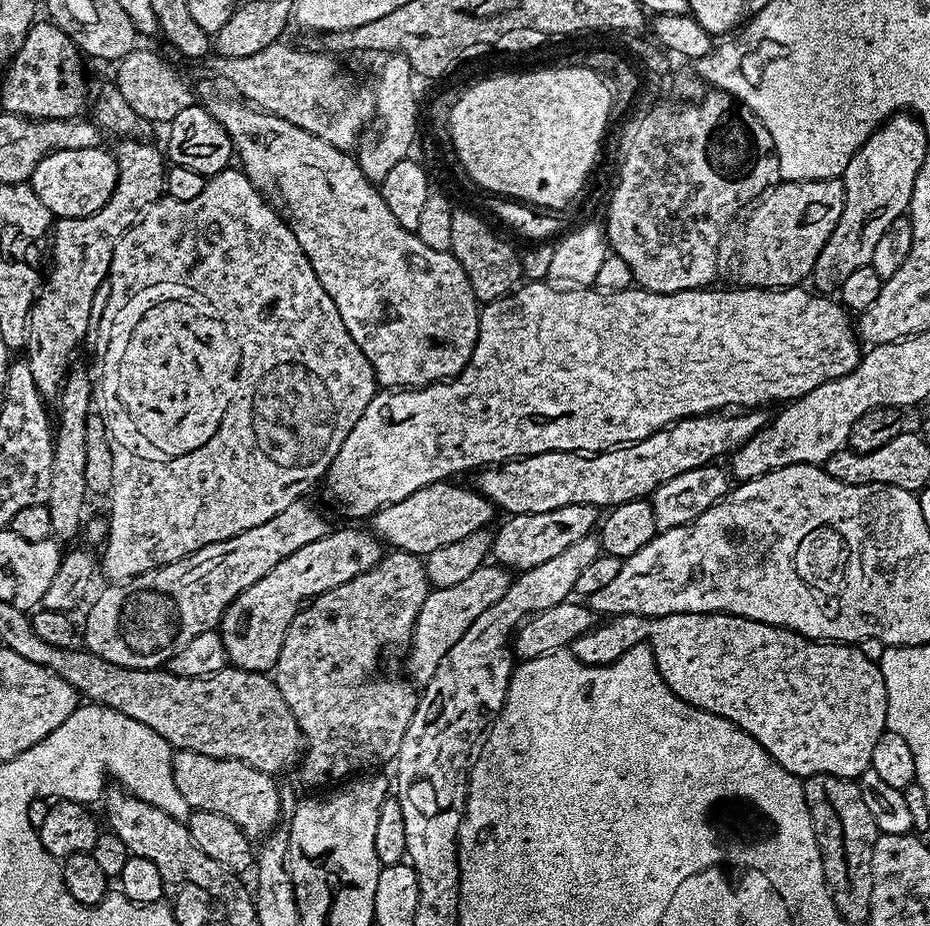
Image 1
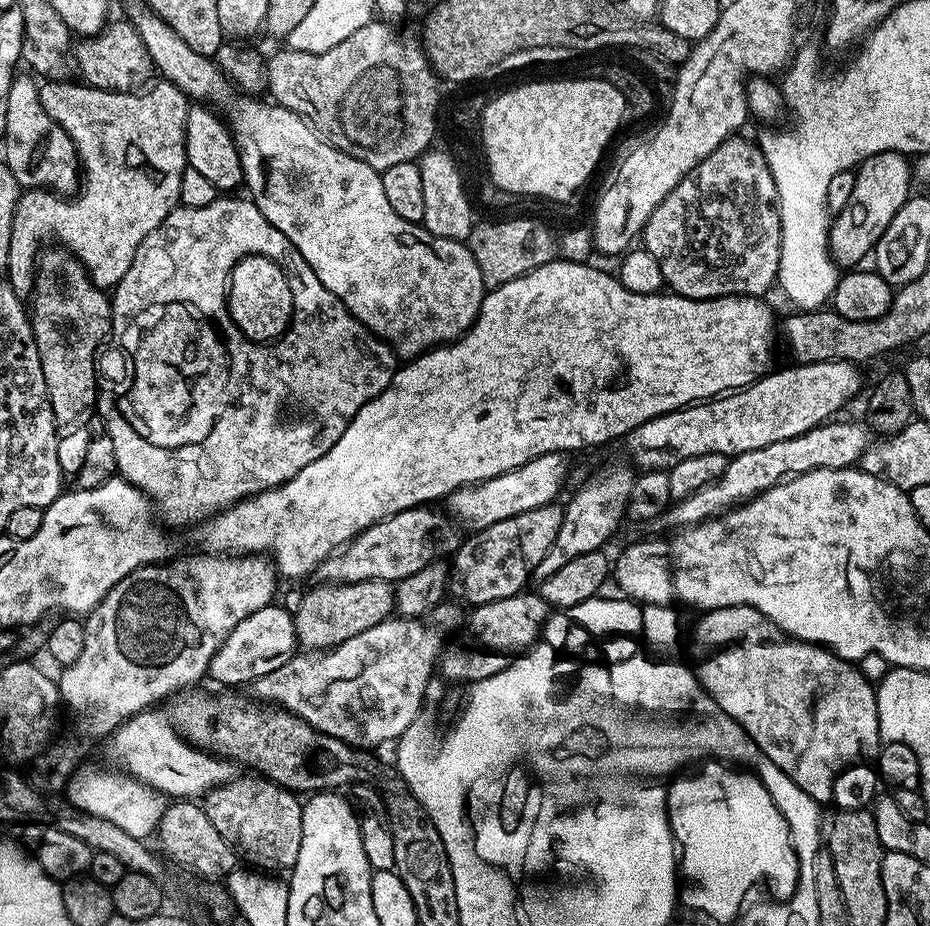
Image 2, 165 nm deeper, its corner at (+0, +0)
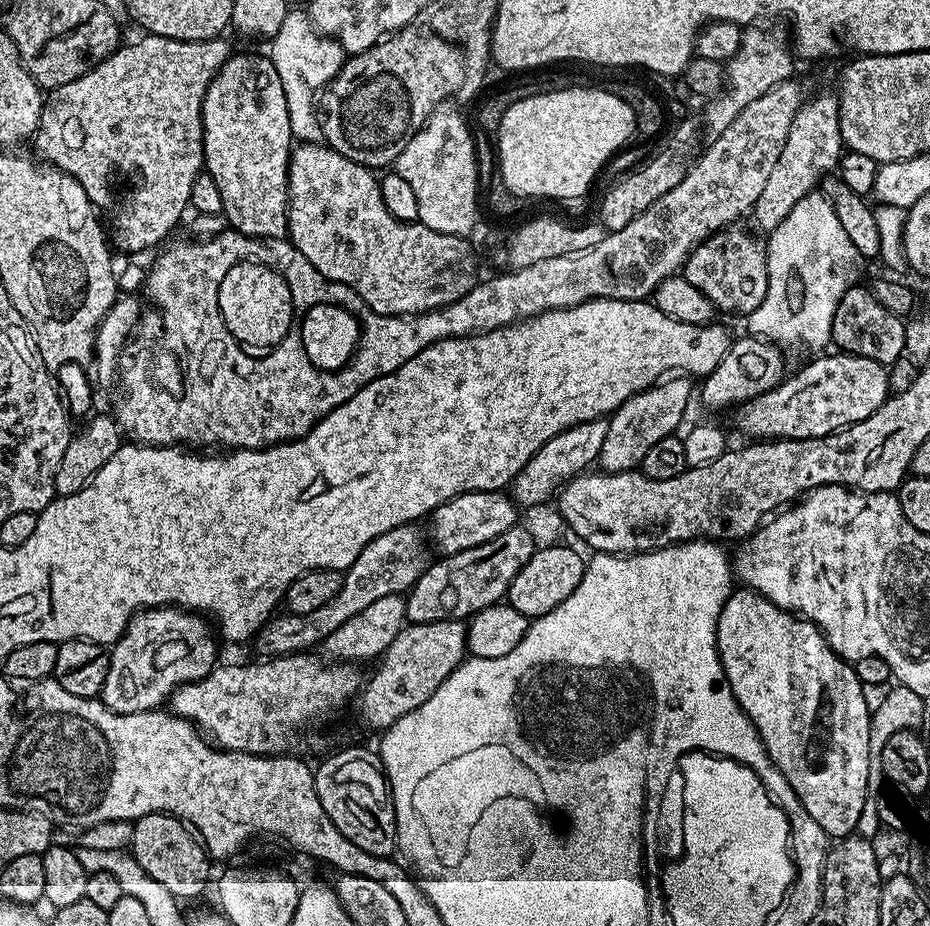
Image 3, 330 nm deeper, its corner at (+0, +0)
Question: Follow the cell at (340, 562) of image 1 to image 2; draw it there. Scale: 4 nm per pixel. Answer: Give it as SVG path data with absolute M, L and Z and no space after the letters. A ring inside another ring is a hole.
M435 507L407 508L360 532L347 546L333 552L316 567L315 579L330 585L367 580L398 582L410 578L410 574L418 574L422 566L431 564L433 560L455 553L462 543L457 525L443 511L435 512L432 508Z

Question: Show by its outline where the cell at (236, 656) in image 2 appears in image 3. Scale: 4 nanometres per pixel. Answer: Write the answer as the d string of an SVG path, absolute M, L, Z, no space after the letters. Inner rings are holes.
M415 523L403 524L378 538L374 538L374 542L366 545L362 554L358 554L358 558L354 558L352 565L343 573L340 593L334 598L330 598L330 602L326 602L326 606L318 606L318 610L314 610L308 616L283 614L284 616L277 615L275 618L269 619L268 623L254 637L254 645L256 644L257 650L261 652L261 657L271 658L307 653L309 650L315 649L312 648L315 644L316 647L323 645L324 640L330 638L330 634L334 634L334 630L338 630L338 626L342 626L342 622L354 618L354 614L362 614L362 610L366 610L366 606L370 606L373 602L378 602L378 598L386 598L386 594L404 594L409 588L413 588L420 575L428 569L430 563L429 545L426 540L426 545L424 545L424 540L420 537L420 532L416 527Z

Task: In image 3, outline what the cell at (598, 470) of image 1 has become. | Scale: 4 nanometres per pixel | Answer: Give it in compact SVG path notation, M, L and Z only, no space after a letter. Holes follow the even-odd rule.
M828 354L817 355L805 368L793 376L791 373L766 394L745 400L735 409L736 424L748 438L767 442L773 438L805 440L829 436L870 418L870 414L888 399L888 369L885 365L861 356L824 355Z

